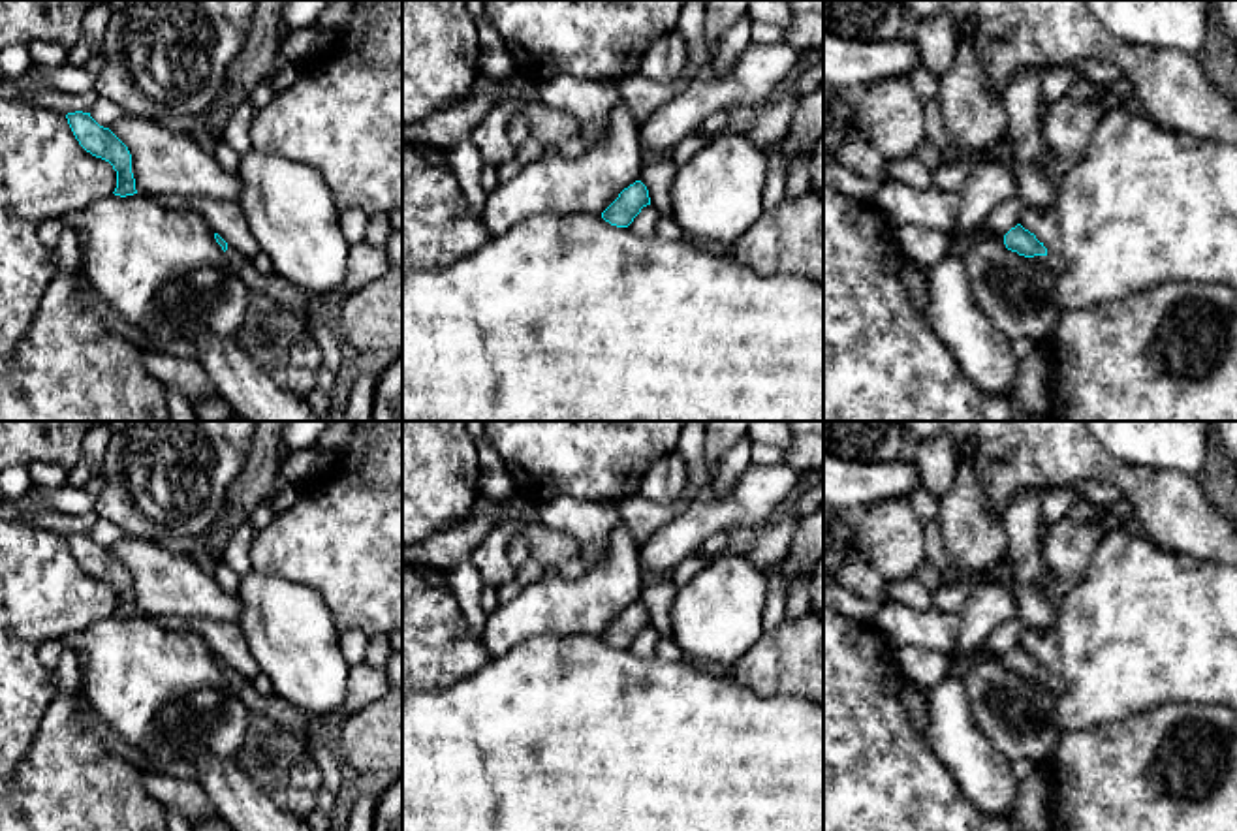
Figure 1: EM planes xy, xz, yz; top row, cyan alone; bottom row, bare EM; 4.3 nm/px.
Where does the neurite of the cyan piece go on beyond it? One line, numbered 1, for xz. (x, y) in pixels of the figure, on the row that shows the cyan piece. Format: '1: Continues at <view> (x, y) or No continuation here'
1: No continuation here

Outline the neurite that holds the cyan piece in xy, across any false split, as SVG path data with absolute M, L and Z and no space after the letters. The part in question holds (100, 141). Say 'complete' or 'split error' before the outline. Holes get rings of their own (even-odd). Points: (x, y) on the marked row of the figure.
complete; M75 111L66 115L79 145L96 158L102 158L117 171L115 196L137 194L128 147L109 130L100 126L90 113Z

